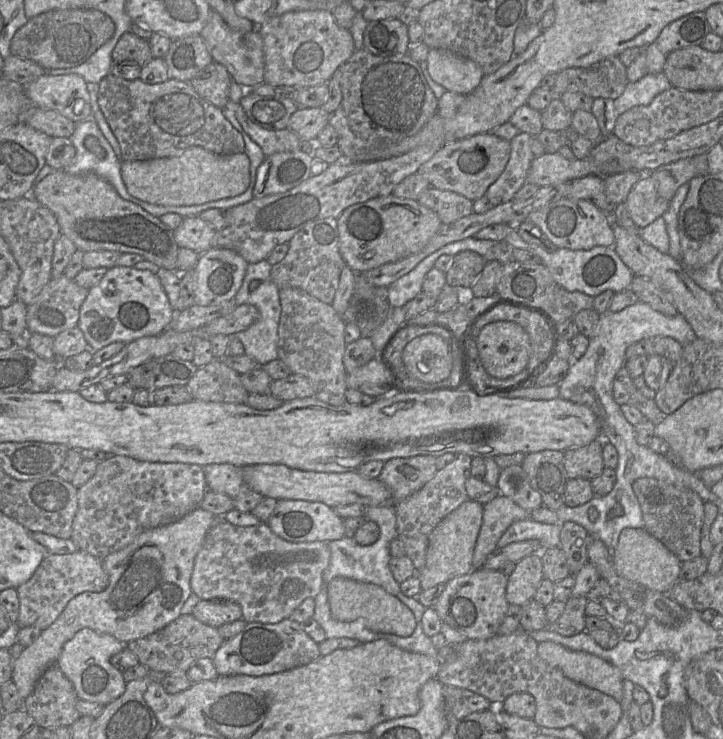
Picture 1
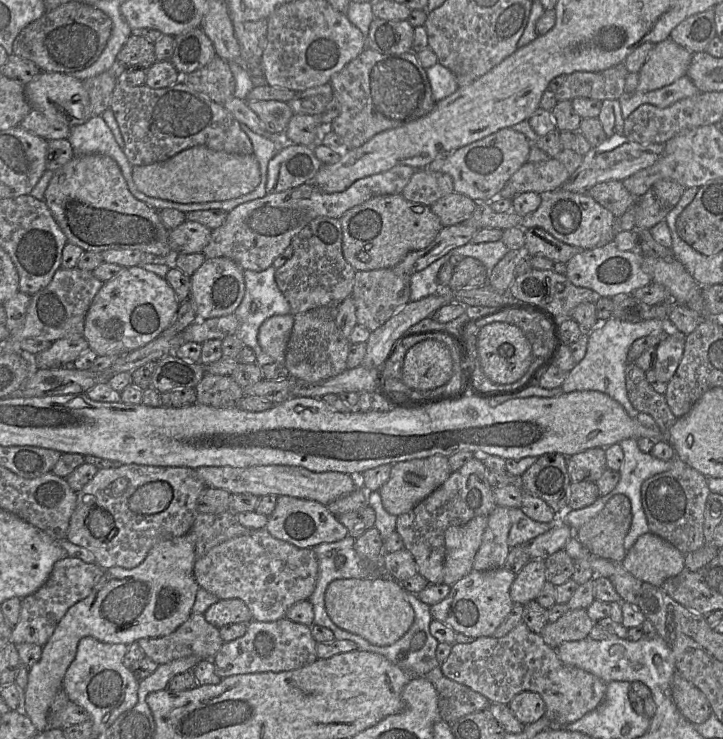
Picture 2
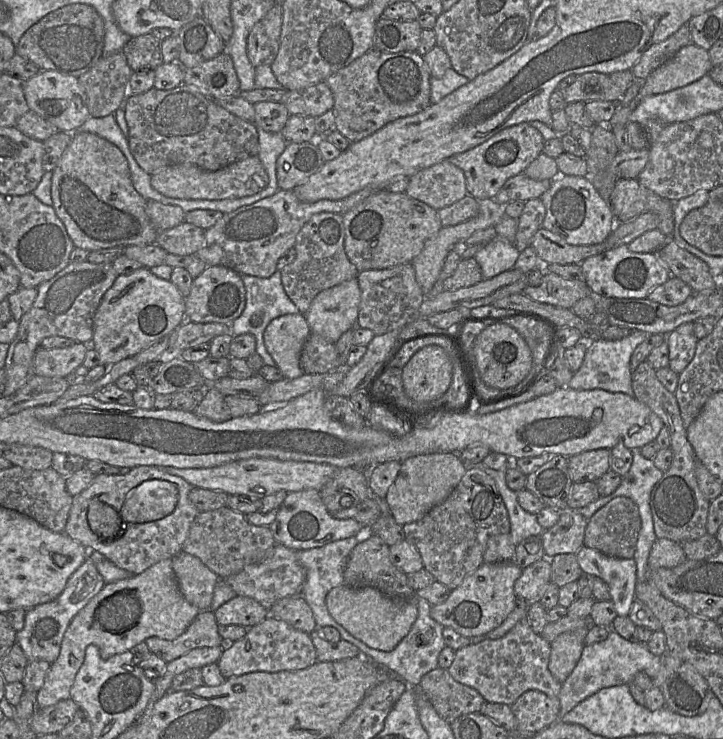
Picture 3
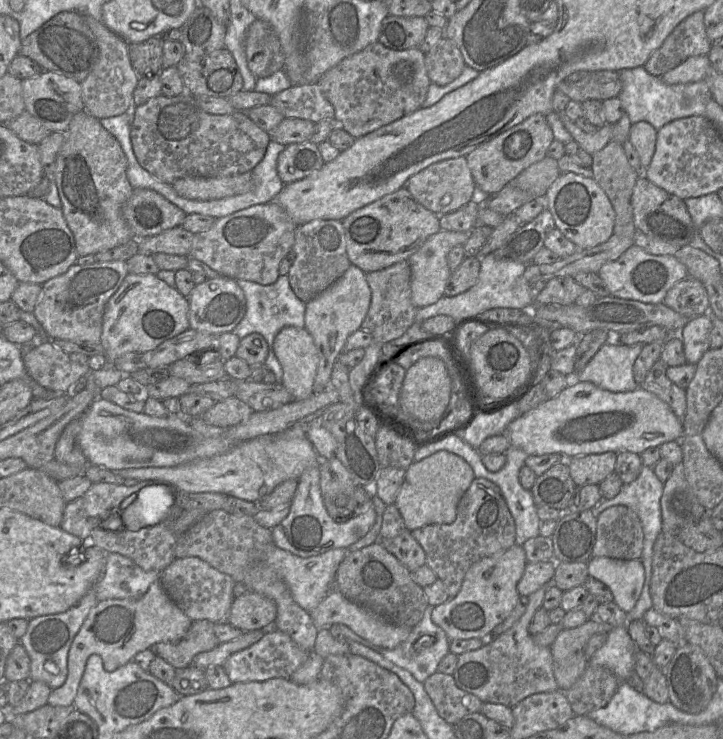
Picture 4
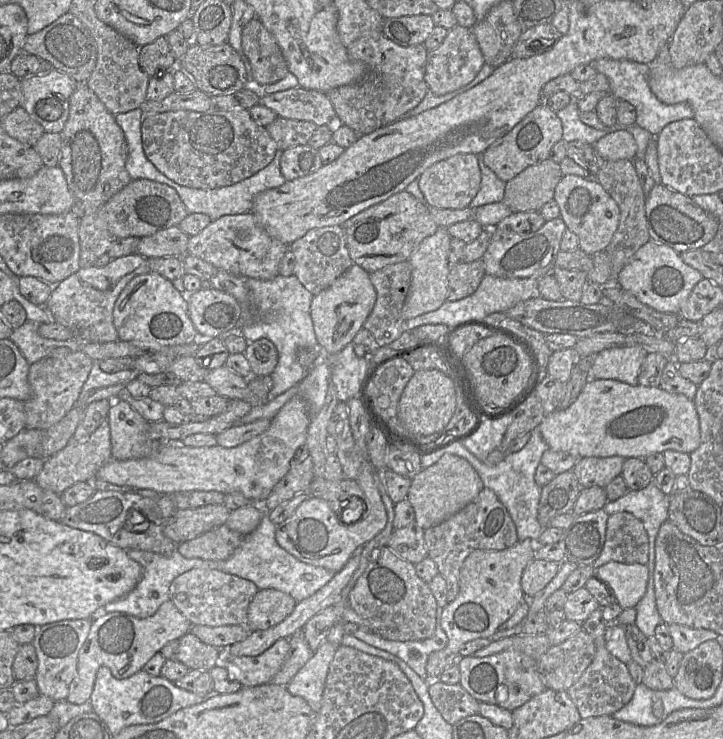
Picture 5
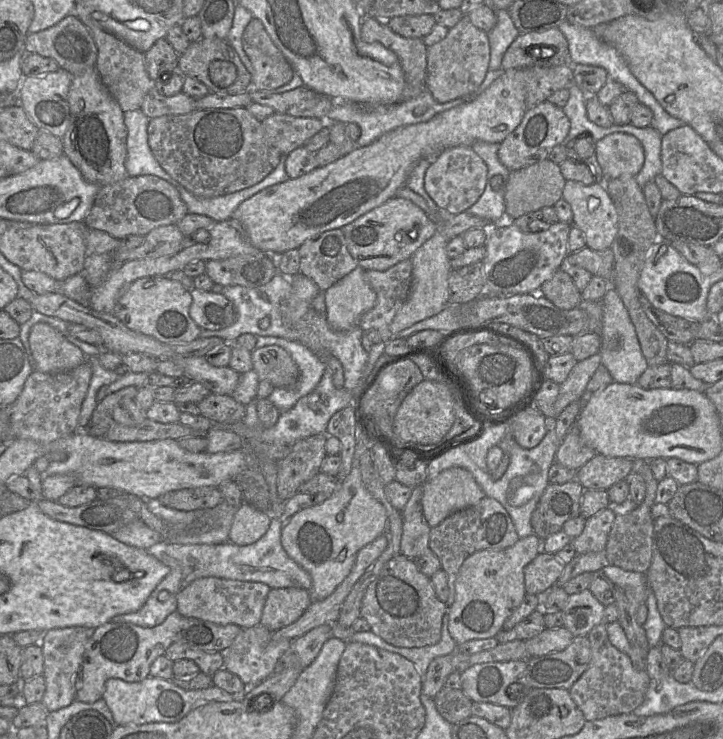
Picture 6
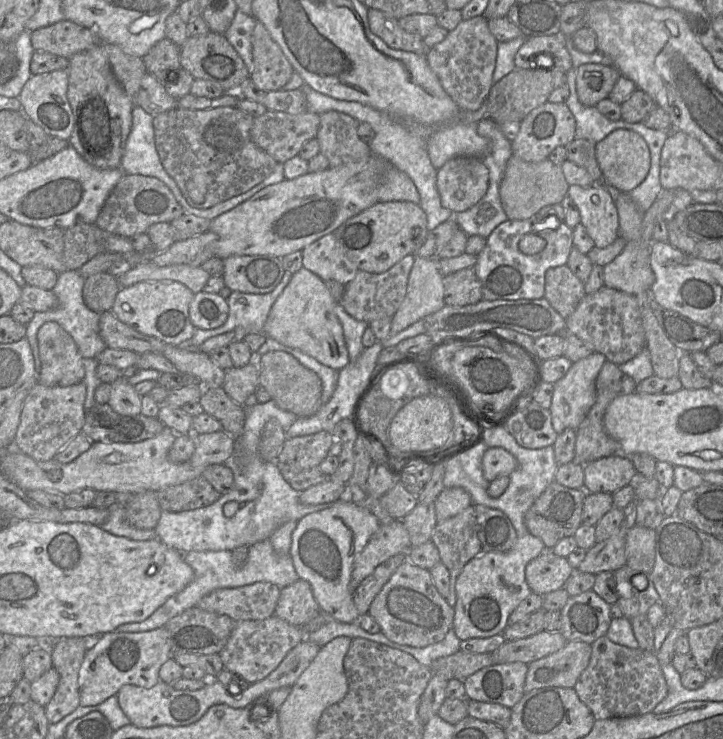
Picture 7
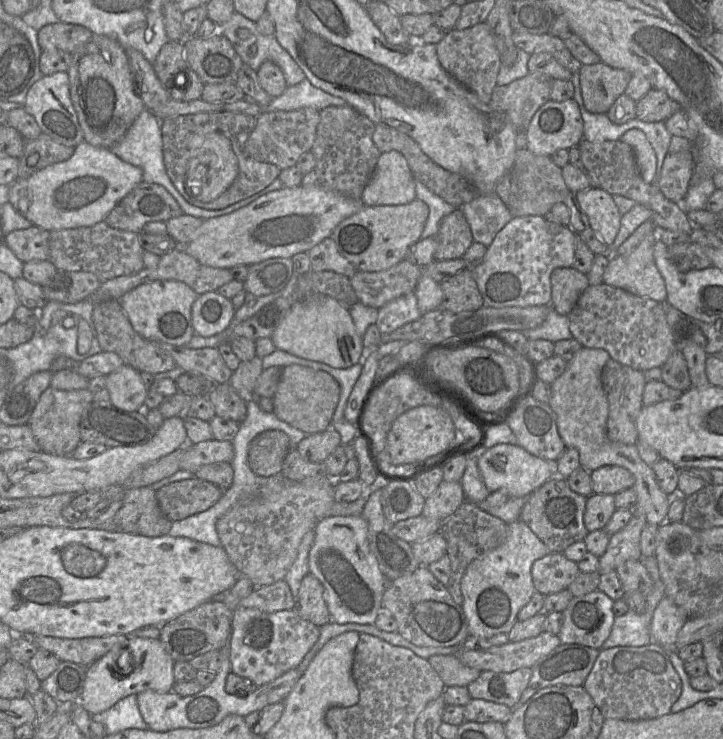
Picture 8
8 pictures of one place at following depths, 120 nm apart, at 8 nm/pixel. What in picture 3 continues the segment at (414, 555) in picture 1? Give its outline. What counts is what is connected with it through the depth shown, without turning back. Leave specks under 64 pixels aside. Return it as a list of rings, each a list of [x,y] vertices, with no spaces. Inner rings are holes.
[[[468,467],[458,485],[442,503],[429,510],[421,519],[407,523],[402,528],[404,539],[419,551],[424,568],[434,576],[436,581],[453,590],[467,575],[484,563],[483,554],[488,540],[495,535],[510,533],[511,524],[495,480],[479,468]]]

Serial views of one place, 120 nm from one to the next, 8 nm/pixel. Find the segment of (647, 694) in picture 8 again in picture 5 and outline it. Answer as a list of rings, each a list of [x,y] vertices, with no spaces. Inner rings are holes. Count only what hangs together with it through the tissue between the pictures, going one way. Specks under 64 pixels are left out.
[[[602,607],[595,609],[582,623],[582,629],[594,640],[596,653],[593,661],[581,677],[567,690],[582,719],[595,716],[612,716],[630,702],[637,687],[628,671],[628,666],[607,650],[606,627],[607,624],[602,617]]]

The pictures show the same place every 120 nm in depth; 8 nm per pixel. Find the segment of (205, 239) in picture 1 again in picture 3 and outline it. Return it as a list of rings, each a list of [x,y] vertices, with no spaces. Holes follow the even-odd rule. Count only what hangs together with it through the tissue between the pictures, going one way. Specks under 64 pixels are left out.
[[[183,221],[165,231],[159,231],[155,244],[168,254],[185,256],[196,255],[204,243],[205,230]]]

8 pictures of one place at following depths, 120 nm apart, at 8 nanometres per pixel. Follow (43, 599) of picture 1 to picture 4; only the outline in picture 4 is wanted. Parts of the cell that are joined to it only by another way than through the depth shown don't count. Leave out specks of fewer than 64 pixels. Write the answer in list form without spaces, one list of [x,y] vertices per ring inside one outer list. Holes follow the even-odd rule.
[[[94,586],[80,601],[65,612],[38,616],[29,620],[26,633],[19,639],[30,657],[29,681],[43,681],[51,689],[63,685],[67,678],[67,657],[71,644],[90,610],[98,602]]]

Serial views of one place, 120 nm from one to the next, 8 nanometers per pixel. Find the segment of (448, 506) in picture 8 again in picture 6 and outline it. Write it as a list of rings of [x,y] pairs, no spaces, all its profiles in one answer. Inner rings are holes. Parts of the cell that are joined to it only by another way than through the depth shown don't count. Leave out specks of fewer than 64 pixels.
[[[424,516],[413,520],[403,520],[400,554],[414,559],[429,548],[429,533],[431,527]]]

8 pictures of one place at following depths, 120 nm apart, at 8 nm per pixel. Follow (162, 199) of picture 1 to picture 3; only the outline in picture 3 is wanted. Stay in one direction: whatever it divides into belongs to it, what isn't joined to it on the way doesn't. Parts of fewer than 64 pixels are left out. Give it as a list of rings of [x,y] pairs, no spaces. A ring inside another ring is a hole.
[[[251,156],[216,171],[206,171],[193,164],[176,164],[153,175],[151,186],[164,196],[187,200],[222,200],[248,197],[262,191],[268,184],[267,172],[259,157]]]

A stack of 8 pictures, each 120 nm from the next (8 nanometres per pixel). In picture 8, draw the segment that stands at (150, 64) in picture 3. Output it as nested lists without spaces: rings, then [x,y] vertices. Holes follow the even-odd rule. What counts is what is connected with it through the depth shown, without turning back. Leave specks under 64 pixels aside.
[[[181,41],[166,42],[152,63],[154,71],[165,89],[173,87],[173,76],[178,71],[187,70],[184,58],[184,44]]]

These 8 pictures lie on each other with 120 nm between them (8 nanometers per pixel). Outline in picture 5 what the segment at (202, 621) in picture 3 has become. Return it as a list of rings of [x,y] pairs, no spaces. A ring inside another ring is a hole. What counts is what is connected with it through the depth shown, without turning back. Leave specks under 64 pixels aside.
[[[190,631],[182,637],[163,646],[161,655],[166,659],[176,660],[189,669],[210,671],[222,663],[224,654],[220,649],[200,641]]]

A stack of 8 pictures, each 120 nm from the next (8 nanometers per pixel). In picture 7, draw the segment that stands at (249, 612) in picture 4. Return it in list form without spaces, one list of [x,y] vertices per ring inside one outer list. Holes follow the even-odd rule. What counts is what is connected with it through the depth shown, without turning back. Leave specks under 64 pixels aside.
[[[299,578],[293,584],[281,588],[274,615],[293,626],[302,627],[320,611],[310,583]]]

